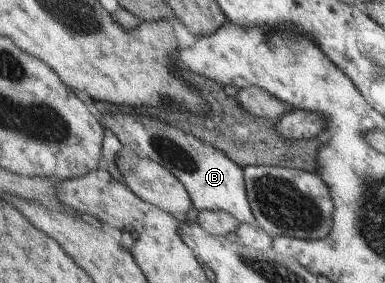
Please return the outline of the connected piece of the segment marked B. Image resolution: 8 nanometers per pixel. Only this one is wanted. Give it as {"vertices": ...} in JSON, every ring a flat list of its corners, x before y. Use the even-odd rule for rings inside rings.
{"vertices":[[122,108,109,113,98,113,99,121,119,139,123,149,139,158,156,160,159,165,175,174,185,186,193,207,201,210,226,211,238,219,238,223,257,224,247,197,245,171,226,153,210,143,199,140,180,128,157,118,139,116]]}

